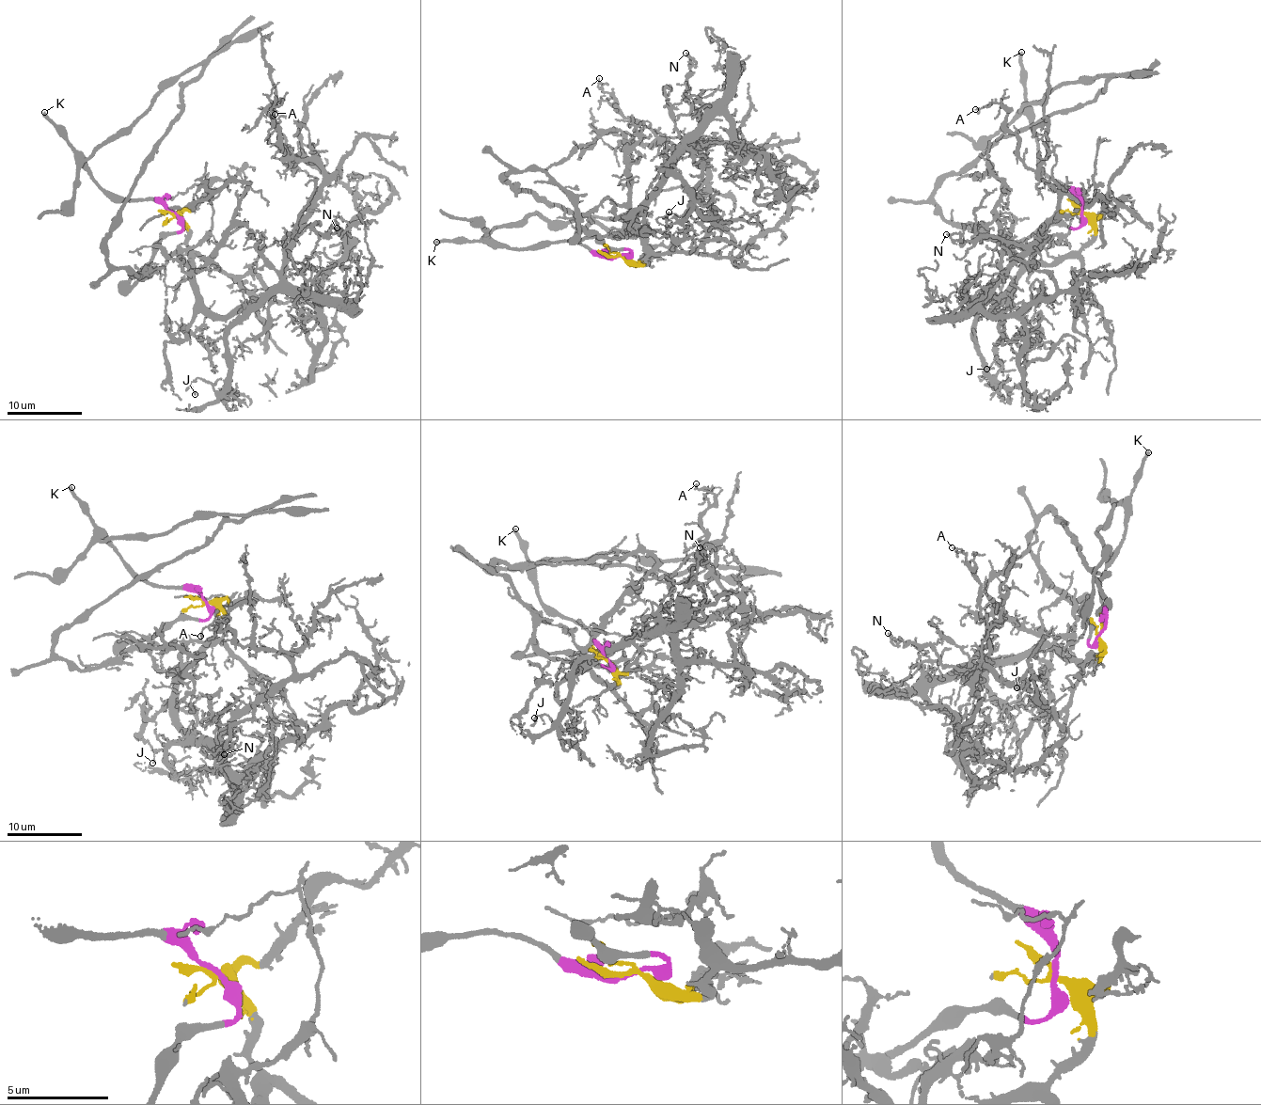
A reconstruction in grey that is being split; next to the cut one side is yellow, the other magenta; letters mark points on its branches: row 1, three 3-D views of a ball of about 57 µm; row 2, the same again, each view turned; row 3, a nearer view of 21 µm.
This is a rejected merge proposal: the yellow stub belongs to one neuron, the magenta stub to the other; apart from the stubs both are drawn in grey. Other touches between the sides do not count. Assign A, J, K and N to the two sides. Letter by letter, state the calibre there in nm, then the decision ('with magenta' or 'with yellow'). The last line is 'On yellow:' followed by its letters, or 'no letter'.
A: 140 nm | with yellow
J: 110 nm | with yellow
K: 320 nm | with magenta
N: 140 nm | with yellow
On yellow: A, J, N

